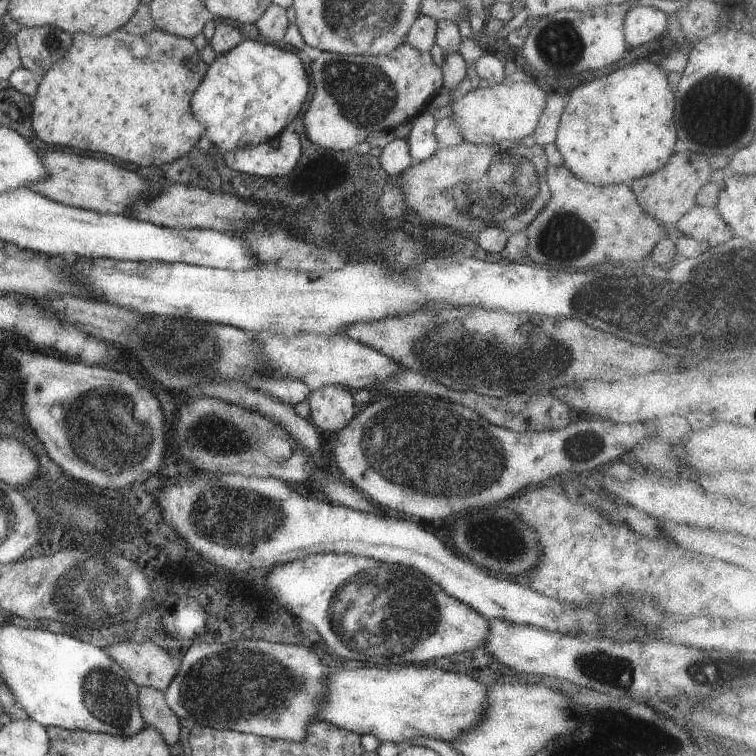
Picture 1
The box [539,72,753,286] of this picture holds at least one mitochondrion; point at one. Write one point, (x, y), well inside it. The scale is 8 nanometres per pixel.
(713, 102)

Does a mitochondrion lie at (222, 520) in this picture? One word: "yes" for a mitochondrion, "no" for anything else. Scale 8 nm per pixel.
yes

